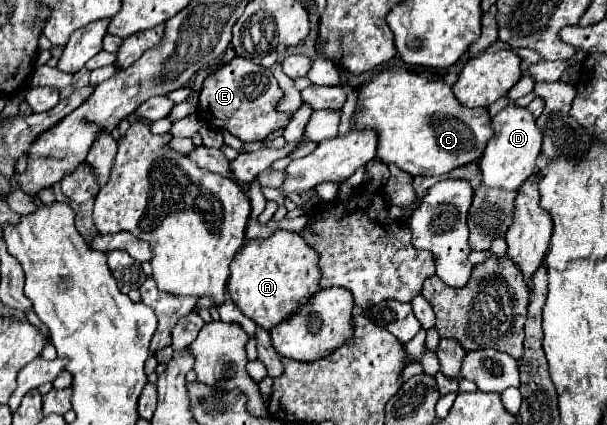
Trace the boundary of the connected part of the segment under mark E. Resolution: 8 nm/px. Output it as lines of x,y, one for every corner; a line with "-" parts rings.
237,57
213,75
209,75
209,79
205,79
203,91
199,95
199,115
213,127
227,129
243,143
261,141
267,135
285,129
291,121
289,115
277,111
277,105
283,95
283,89
279,87
277,79
269,69
261,67
259,63
253,63
251,59

